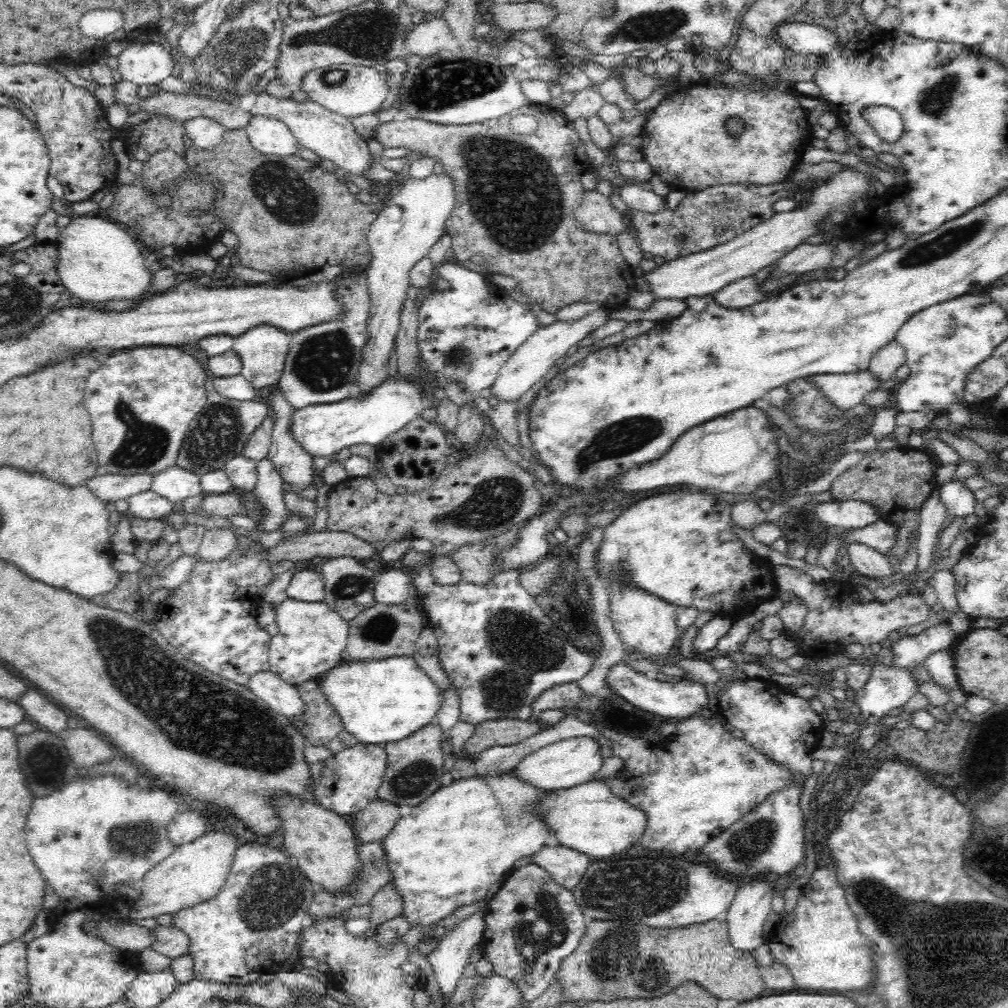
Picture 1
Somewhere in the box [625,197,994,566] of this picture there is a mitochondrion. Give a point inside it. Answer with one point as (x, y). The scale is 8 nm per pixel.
(948, 242)

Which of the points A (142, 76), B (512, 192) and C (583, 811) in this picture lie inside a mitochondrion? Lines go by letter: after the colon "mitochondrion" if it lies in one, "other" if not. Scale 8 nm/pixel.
A: other
B: mitochondrion
C: other

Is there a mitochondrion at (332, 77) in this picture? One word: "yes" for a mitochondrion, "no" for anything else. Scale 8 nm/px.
yes

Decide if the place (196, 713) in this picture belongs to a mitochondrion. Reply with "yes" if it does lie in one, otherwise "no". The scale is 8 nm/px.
yes

